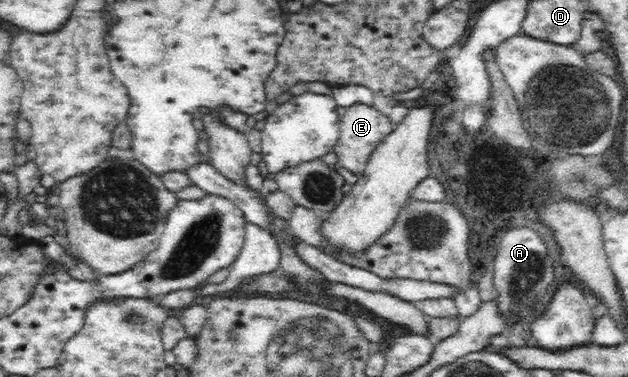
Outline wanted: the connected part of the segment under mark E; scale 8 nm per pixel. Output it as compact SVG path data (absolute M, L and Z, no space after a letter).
M359 103L347 107L345 114L340 117L340 137L333 148L333 152L337 155L338 165L360 175L365 171L375 147L383 138L391 134L391 126L389 117L375 109L373 105Z

